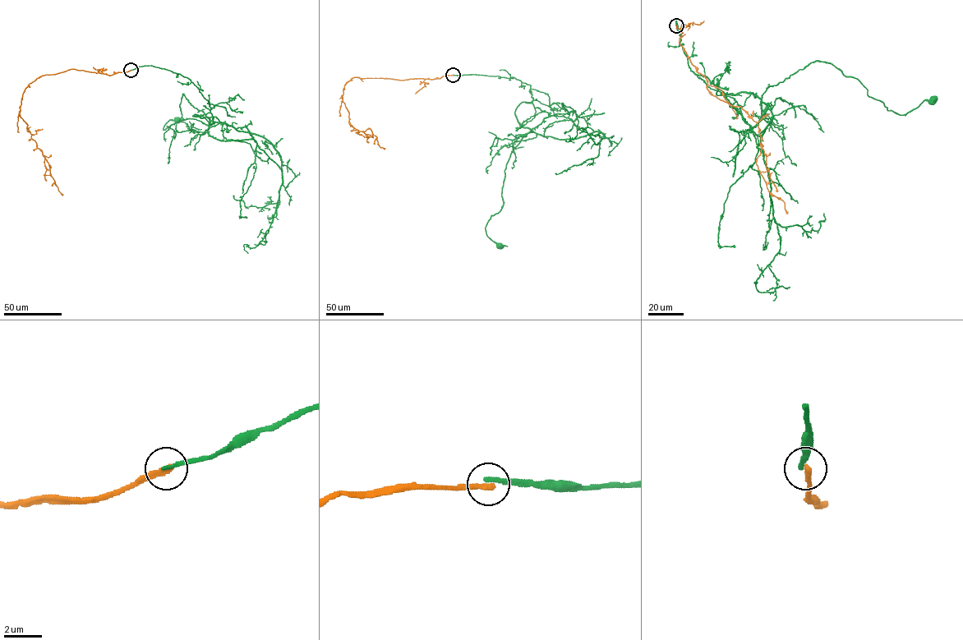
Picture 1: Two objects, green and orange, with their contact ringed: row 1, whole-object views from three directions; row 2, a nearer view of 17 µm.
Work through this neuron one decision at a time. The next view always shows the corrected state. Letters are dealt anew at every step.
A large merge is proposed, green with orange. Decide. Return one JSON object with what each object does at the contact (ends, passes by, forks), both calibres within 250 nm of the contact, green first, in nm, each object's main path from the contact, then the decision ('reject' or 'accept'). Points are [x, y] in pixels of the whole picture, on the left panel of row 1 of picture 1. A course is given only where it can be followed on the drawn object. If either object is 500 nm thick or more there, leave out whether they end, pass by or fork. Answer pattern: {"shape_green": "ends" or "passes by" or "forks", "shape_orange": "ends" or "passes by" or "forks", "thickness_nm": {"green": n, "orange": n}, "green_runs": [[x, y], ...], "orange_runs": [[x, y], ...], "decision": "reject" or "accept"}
{"shape_green": "ends", "shape_orange": "ends", "thickness_nm": {"green": 200, "orange": 320}, "green_runs": [[131, 70], [163, 68], [197, 87], [213, 122], [183, 94], [181, 118], [163, 129], [178, 119]], "orange_runs": [[131, 70], [109, 75], [70, 69], [39, 76], [25, 89], [19, 115], [48, 163], [50, 174], [62, 195]], "decision": "reject"}

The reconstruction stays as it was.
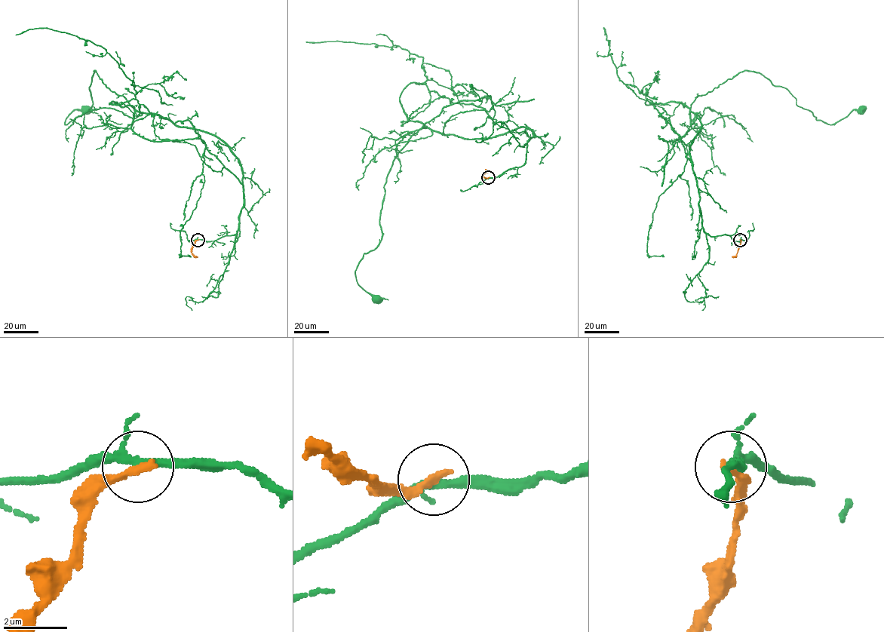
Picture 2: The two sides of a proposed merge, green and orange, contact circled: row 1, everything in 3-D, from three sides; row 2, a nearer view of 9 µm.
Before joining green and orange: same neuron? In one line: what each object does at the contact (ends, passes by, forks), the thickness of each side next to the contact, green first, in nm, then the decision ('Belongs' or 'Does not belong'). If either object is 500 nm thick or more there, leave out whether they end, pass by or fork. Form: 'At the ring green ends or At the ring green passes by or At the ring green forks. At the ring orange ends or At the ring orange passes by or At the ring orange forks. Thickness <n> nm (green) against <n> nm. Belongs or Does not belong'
At the ring green forks. At the ring orange ends. Thickness 200 nm (green) against 280 nm. Does not belong

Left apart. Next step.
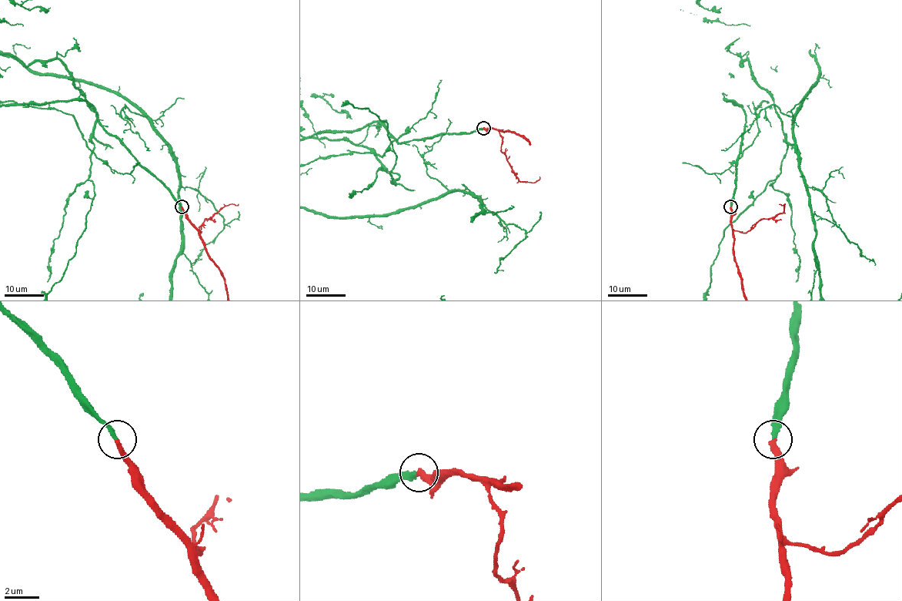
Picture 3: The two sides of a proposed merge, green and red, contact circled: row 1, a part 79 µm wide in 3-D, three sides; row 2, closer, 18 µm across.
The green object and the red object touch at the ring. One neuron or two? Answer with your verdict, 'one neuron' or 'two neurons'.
one neuron

